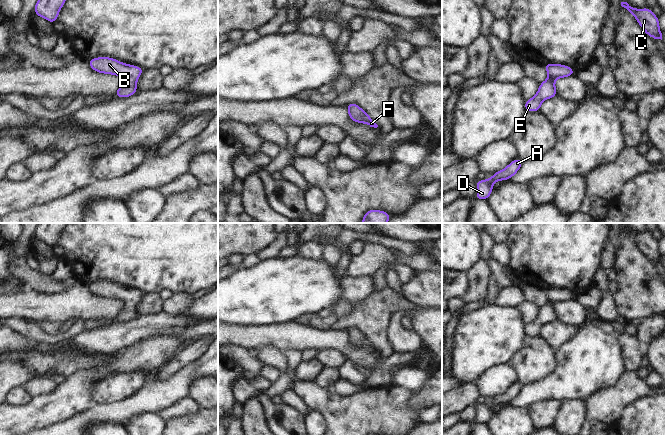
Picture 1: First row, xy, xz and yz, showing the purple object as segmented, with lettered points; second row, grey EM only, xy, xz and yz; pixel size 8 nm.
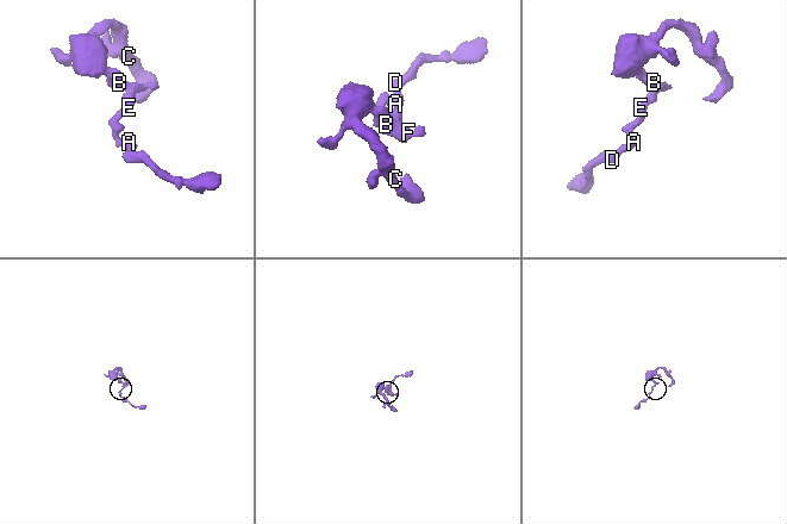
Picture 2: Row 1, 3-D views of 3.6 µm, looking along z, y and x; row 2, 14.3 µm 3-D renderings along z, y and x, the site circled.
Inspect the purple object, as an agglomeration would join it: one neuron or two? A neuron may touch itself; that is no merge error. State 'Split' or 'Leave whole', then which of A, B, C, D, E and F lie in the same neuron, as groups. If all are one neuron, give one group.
Leave whole. Groups: A B C D E F

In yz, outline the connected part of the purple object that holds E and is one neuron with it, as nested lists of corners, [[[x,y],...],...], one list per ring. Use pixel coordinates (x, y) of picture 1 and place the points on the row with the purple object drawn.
[[[545,63],[544,64],[548,78],[539,84],[537,93],[530,99],[526,100],[524,107],[526,112],[540,111],[544,100],[557,96],[555,80],[566,78],[576,74],[574,69],[563,64]]]

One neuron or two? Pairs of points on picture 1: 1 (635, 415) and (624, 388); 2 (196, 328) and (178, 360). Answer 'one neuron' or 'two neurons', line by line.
1: two neurons
2: two neurons

